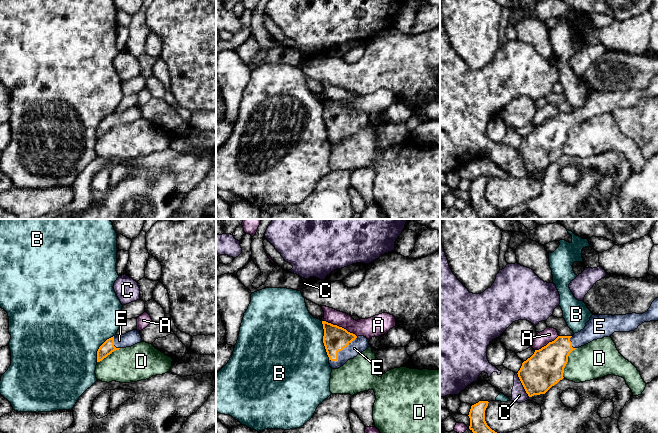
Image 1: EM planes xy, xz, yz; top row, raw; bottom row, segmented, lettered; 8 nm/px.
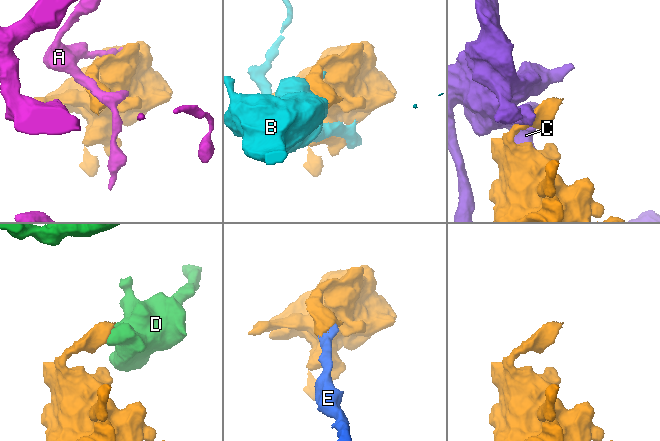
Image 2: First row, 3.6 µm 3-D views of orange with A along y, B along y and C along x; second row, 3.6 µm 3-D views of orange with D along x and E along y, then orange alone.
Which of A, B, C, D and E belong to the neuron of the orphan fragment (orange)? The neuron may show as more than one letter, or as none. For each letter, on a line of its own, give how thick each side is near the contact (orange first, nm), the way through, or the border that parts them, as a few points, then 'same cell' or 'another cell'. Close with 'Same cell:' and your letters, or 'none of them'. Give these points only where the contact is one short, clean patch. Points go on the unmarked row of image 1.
A: 200 nm thick on the orange side, 150 nm on the other; another cell
B: 200 nm thick on the orange side, 500 nm on the other; another cell
C: 300 nm thick on the orange side, 120 nm on the other; another cell
D: 300 nm thick on the orange side, 300 nm on the other; another cell
E: 200 nm thick on the orange side, 120 nm on the other; runs through xz (335, 115), (340, 120), (340, 126), (347, 121), (361, 119); same cell
Same cell: E

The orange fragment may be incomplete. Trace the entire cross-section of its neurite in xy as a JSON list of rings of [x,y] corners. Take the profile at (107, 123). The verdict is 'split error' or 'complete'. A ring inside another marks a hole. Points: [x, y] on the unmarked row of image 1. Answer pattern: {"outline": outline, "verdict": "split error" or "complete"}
{"outline": [[[132,106],[124,111],[115,111],[107,115],[97,127],[97,138],[102,137],[112,128],[120,124],[131,123],[142,118],[141,111],[138,106]]], "verdict": "split error"}

